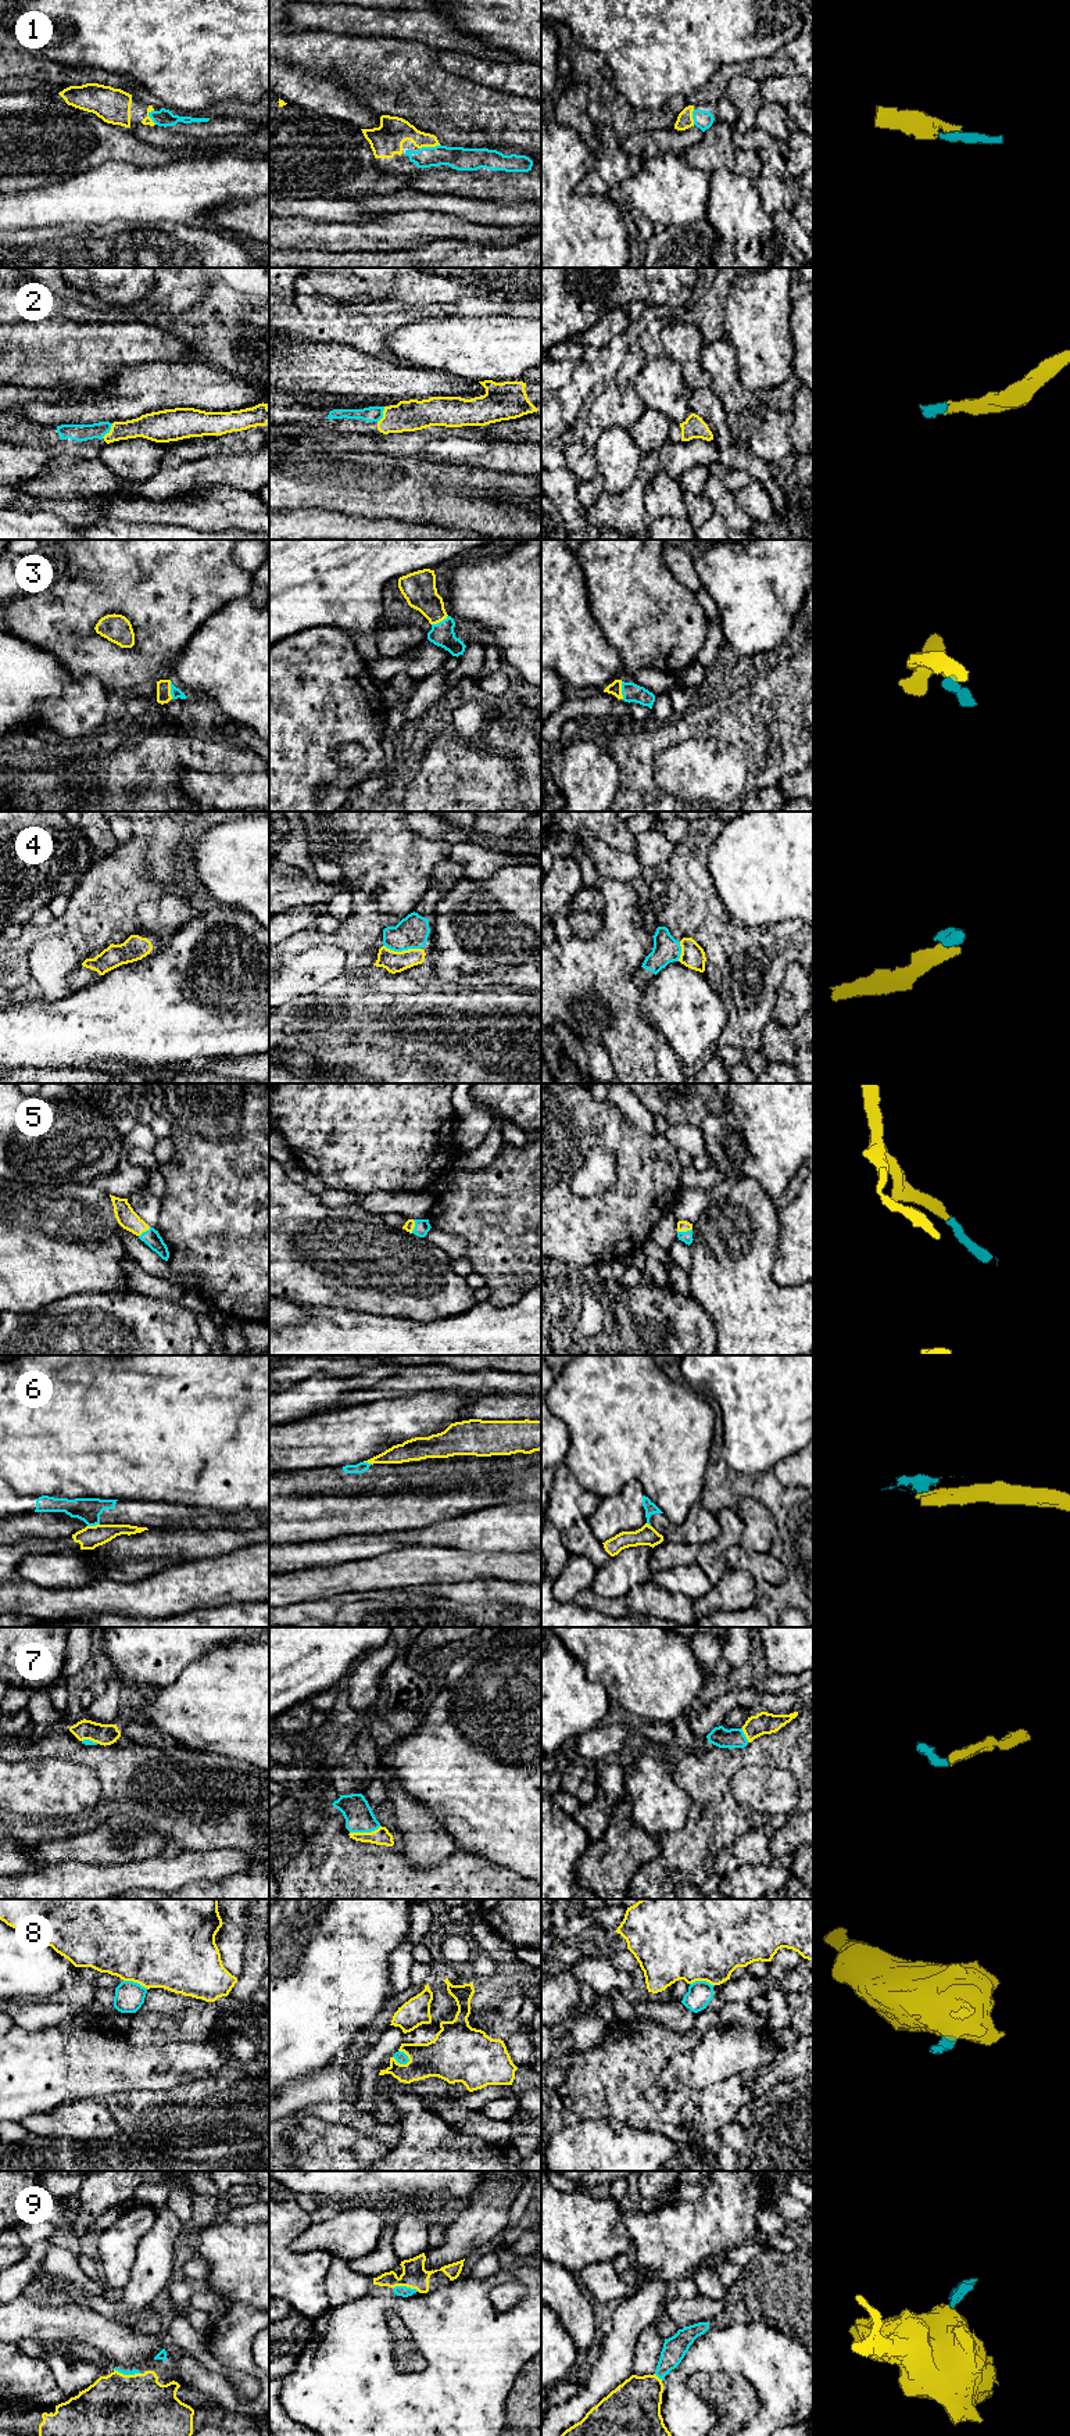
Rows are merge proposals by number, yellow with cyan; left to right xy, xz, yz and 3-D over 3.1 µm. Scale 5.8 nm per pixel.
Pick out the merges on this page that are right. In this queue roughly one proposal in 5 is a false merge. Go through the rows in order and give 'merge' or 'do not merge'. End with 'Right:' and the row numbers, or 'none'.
1: merge
2: merge
3: merge
4: merge
5: merge
6: do not merge
7: merge
8: do not merge
9: merge
Right: 1, 2, 3, 4, 5, 7, 9

